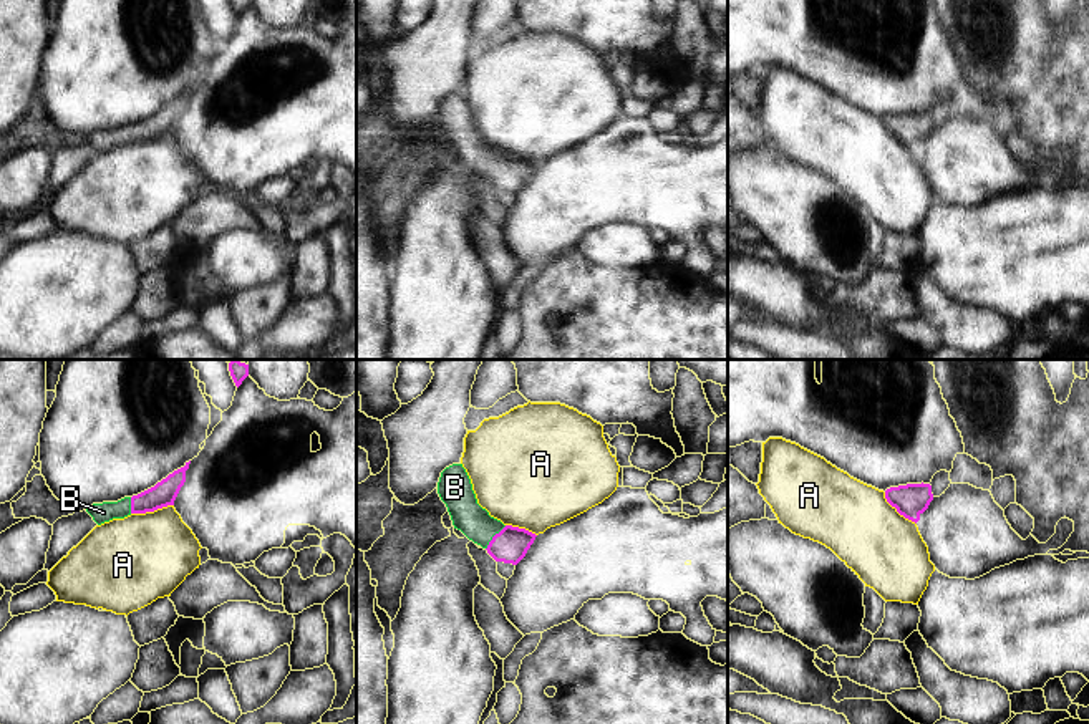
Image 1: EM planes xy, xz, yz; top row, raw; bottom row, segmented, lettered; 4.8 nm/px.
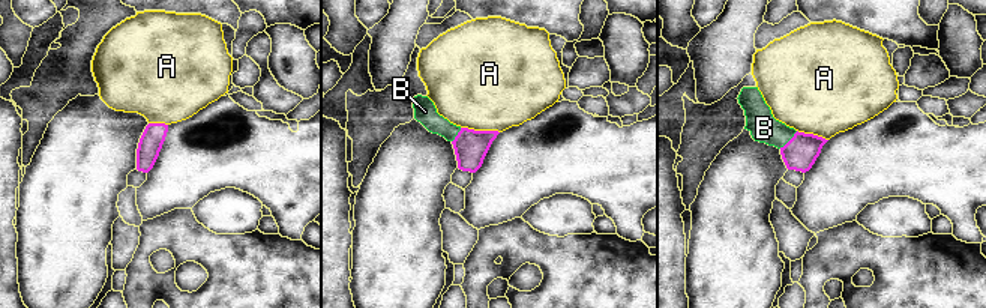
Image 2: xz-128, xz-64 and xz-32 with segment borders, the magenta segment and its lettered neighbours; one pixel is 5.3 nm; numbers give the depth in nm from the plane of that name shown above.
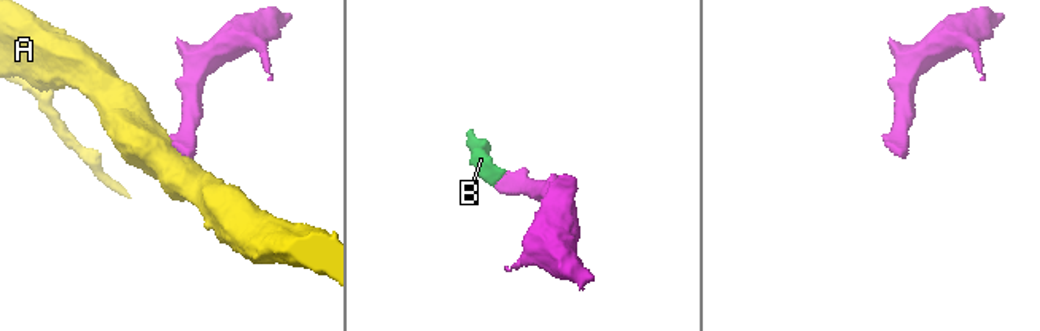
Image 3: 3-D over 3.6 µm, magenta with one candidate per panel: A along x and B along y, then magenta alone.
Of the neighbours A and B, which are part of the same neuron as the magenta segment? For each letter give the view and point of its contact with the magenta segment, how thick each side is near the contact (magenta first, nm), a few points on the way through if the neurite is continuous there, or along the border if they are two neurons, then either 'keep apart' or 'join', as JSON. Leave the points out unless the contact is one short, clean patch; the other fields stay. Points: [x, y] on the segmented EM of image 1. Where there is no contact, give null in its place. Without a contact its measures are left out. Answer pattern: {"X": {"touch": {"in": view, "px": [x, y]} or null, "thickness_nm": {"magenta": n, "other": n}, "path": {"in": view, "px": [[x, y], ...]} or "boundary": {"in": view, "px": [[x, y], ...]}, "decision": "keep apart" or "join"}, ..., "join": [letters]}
{"A": {"touch": {"in": "xy", "px": [151, 511]}, "thickness_nm": {"magenta": 120, "other": 420}, "boundary": {"in": "xy", "px": [[173, 504], [131, 514]]}, "decision": "keep apart"}, "B": {"touch": {"in": "xz", "px": [493, 537]}, "thickness_nm": {"magenta": 170, "other": 160}, "path": {"in": "xz", "px": [[511, 544], [493, 537], [468, 516]]}, "decision": "join"}, "join": ["B"]}

